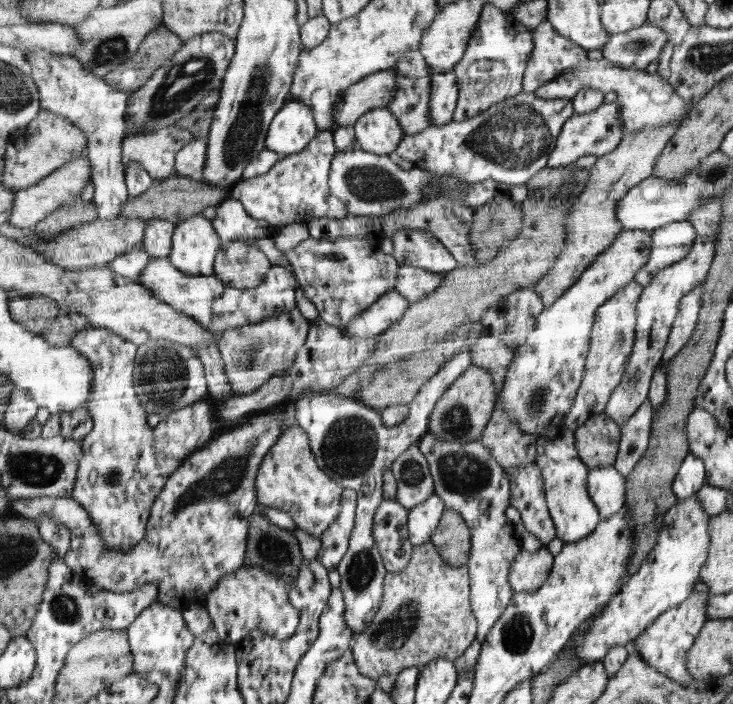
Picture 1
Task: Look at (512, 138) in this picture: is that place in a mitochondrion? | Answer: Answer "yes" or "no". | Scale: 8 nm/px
yes

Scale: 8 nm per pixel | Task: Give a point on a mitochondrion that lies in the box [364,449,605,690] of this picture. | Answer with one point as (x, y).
(393, 632)

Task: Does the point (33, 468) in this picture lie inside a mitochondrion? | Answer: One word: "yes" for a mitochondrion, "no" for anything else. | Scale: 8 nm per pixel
yes

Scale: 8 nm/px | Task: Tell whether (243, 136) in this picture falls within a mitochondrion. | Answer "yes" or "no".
yes

